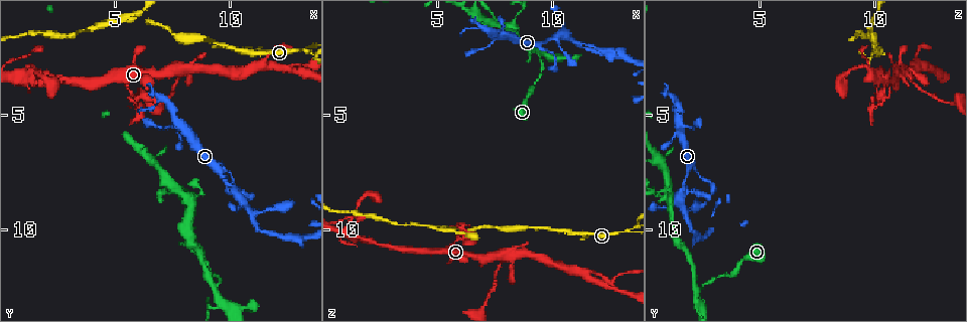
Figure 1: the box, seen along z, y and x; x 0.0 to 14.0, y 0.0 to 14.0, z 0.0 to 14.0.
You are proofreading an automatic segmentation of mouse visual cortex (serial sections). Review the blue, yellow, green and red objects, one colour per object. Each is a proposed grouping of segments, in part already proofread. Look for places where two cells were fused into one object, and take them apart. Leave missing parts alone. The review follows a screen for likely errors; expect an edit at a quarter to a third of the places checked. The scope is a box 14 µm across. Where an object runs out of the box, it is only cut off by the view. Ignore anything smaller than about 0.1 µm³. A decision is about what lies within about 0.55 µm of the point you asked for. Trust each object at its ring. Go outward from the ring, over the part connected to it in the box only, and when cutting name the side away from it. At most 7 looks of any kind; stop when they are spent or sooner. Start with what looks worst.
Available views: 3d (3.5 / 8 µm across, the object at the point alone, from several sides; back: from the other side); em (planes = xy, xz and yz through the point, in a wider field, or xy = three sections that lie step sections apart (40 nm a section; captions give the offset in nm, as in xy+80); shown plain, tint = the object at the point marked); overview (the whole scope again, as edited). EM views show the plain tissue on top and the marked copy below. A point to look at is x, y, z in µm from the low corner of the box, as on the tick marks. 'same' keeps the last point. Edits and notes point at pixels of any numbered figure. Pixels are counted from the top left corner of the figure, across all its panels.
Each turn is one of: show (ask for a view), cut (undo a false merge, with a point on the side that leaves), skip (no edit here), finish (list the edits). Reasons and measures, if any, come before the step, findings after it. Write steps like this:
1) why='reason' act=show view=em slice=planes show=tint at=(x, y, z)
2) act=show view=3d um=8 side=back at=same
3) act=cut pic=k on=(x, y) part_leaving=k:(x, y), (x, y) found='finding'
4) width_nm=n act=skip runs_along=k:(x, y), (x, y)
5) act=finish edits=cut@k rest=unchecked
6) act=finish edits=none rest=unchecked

why='side arm on a straight run' act=show view=3d um=3.5 at=(13.1, 2.2, 10.1)

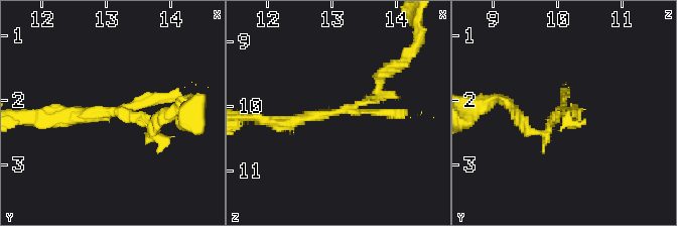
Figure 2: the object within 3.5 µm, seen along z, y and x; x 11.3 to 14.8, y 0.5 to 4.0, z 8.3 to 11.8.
arms=3 arm_widths_nm=100,150,200 why='shape alone is not enough' act=show view=em slice=planes show=tint at=(13.15, 2.15, 10.05)

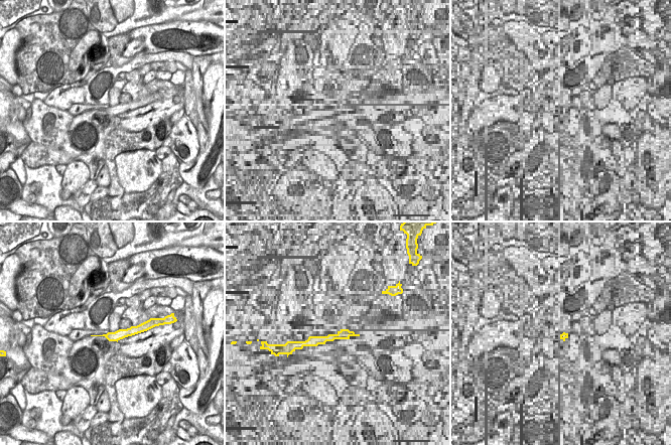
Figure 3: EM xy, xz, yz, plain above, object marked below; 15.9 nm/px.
why='cut it another way' act=show view=em slice=xy step=1 show=tint at=same

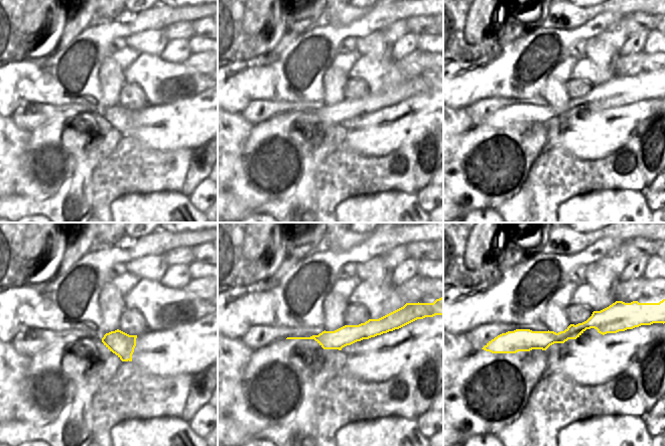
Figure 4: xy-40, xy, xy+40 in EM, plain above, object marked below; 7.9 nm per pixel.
act=cut pic=2 on=(152, 137) part_leaving=2:(130, 115), (151, 133), (167, 108) found='two cells meet here'

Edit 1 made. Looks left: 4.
act=show view=overview

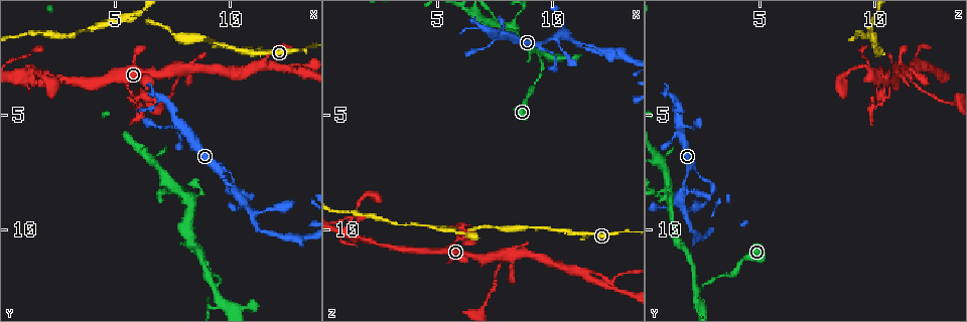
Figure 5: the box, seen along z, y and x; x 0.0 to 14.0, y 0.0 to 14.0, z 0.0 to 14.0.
why='a narrow waist' act=show view=3d um=3.5 at=(5.8, 4.2, 10.5)

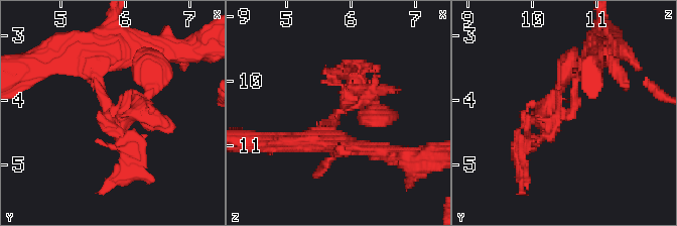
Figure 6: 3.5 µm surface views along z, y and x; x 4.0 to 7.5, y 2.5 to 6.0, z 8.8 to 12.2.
act=show view=em slice=xy step=3 show=tint at=(5.75, 4.20, 10.55)

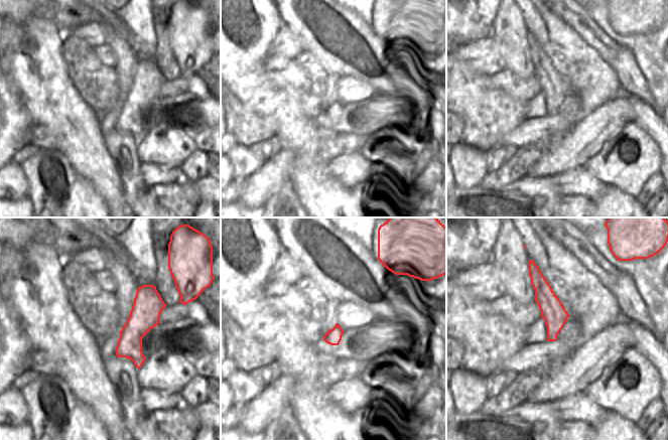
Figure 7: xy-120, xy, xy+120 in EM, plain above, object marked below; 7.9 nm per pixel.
why='cut it another way' act=show view=em slice=xy step=1 show=tint at=same

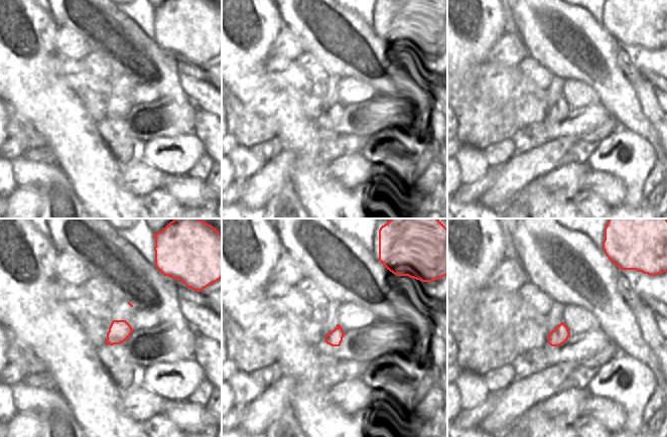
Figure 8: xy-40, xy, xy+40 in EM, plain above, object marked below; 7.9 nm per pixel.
act=cut pic=6 on=(356, 95) part_leaving=6:(333, 118), (365, 97), (377, 115) found='two cells meet here'

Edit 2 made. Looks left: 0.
act=finish edits=cut@2,cut@6 rest=unchecked

